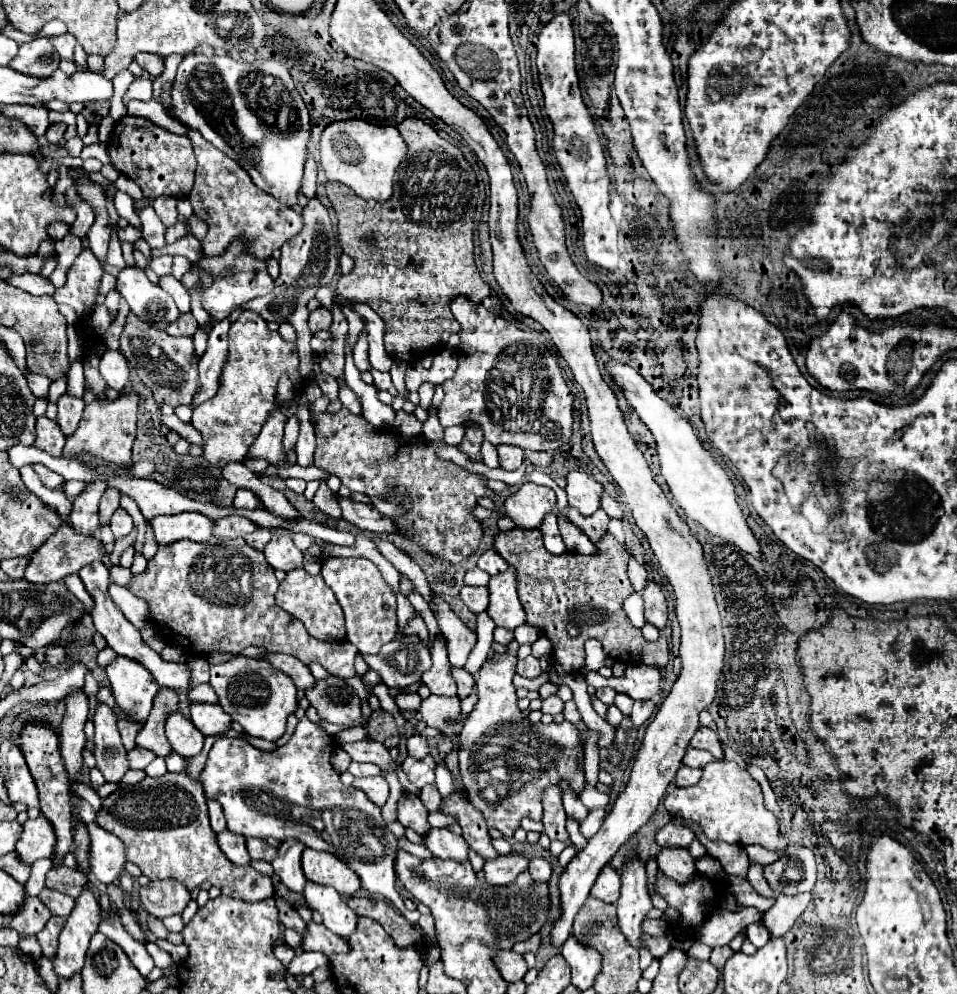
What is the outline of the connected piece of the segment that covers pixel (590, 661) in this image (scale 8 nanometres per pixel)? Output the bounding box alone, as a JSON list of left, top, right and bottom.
[581,639,613,673]

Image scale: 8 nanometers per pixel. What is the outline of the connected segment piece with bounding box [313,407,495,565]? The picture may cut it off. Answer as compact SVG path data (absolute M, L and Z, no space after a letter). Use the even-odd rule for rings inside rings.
M345 407L337 413L315 413L315 435L317 435L317 449L313 457L313 465L319 469L329 471L331 475L337 475L343 485L347 485L351 491L361 491L371 497L373 507L379 509L385 517L391 517L395 525L399 525L405 535L427 547L429 553L437 555L439 559L447 563L461 563L467 559L467 555L475 553L481 541L481 523L473 517L471 509L477 505L479 497L493 499L493 491L485 487L485 477L465 471L463 467L443 461L435 455L439 447L445 443L429 443L423 435L417 437L405 437L393 429L377 429L371 423L367 423L363 417L357 417L349 413ZM399 449L405 449L405 457L399 455Z

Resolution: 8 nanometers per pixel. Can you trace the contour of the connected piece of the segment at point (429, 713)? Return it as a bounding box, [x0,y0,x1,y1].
[419,695,465,735]

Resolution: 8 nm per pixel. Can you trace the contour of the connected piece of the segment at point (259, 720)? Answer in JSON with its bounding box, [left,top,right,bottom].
[209,657,297,743]

